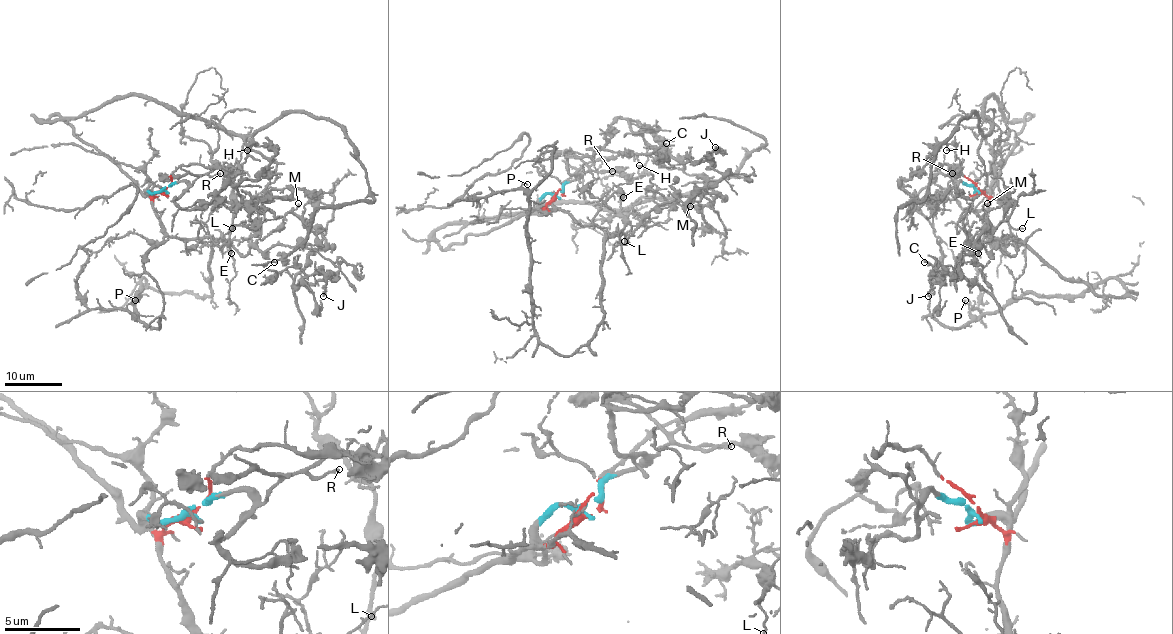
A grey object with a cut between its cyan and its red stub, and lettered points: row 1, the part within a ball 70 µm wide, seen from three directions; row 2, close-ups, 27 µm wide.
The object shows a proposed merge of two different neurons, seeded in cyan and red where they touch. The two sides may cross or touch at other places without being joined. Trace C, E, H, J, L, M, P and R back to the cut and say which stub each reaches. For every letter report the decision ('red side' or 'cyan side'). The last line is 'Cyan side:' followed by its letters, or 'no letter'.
C: red side
E: red side
H: cyan side
J: red side
L: red side
M: red side
P: red side
R: cyan side
Cyan side: H, R

